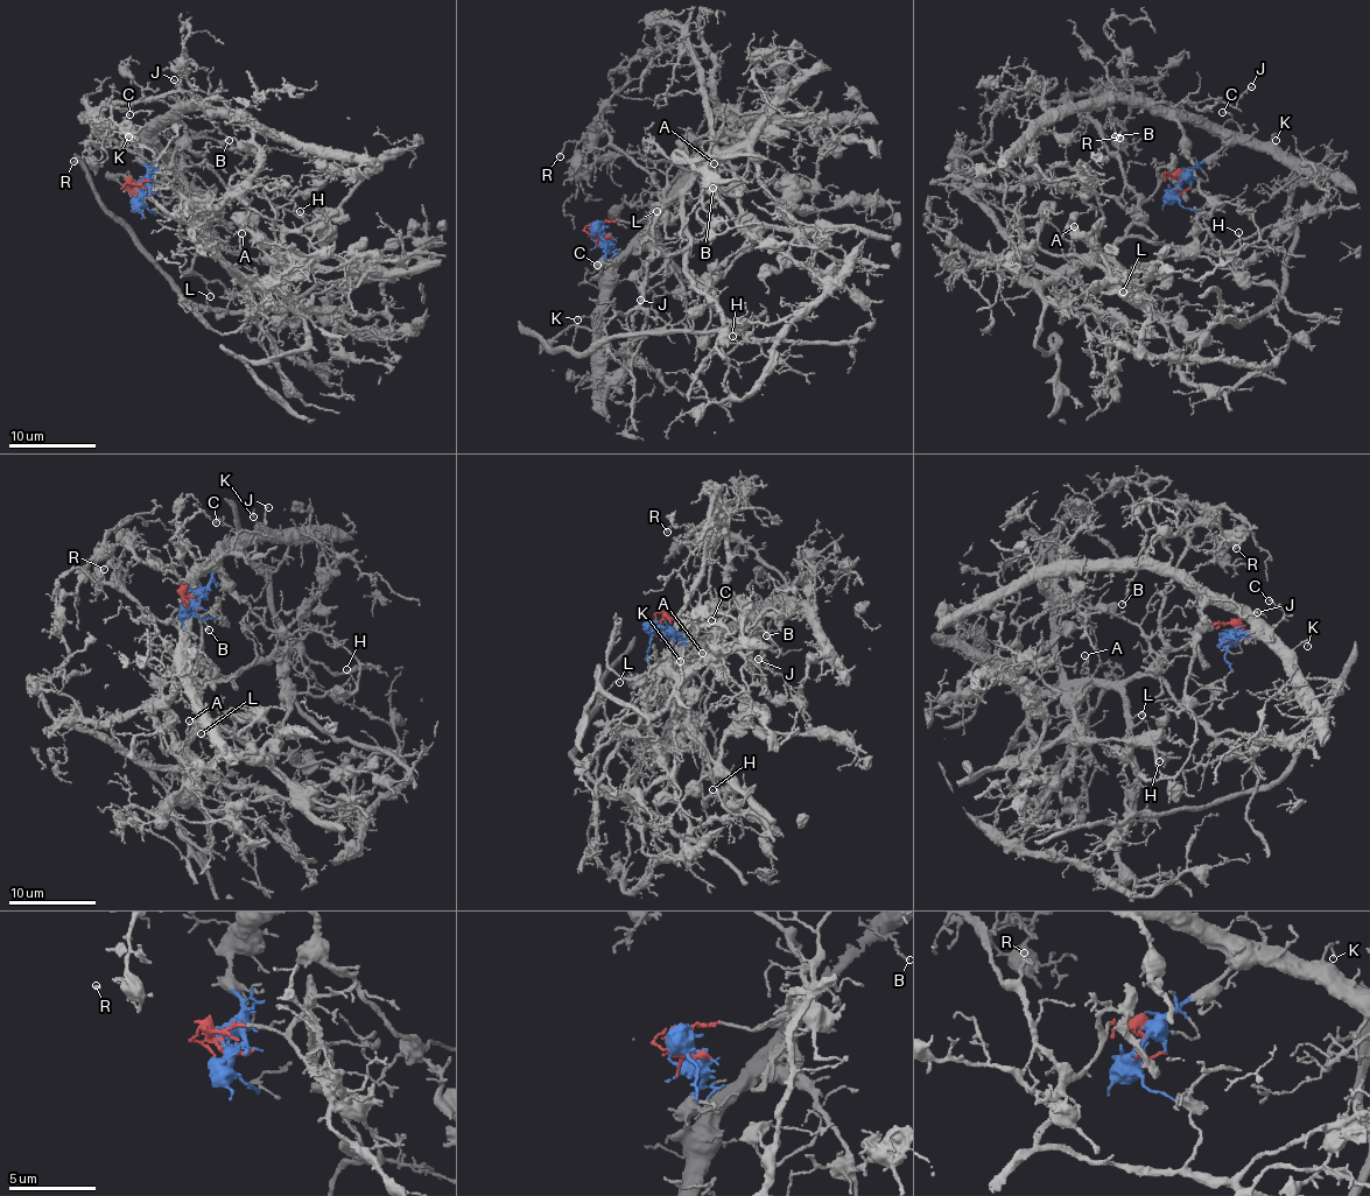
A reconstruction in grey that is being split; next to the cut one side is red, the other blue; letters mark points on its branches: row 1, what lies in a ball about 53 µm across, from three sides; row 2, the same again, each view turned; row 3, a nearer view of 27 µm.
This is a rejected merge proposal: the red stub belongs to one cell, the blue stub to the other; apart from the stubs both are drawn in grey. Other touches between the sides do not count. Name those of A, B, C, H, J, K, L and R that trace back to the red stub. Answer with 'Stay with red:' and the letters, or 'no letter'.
Stay with red: A, L, R

